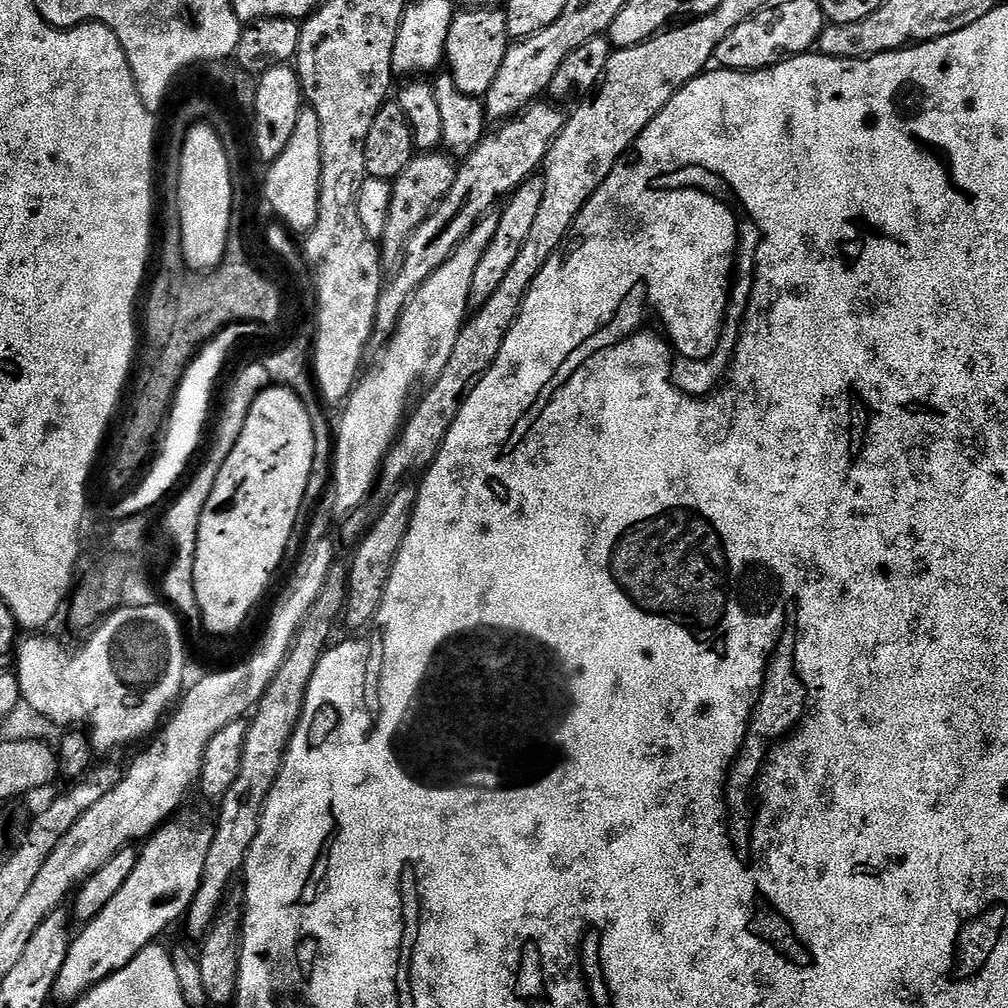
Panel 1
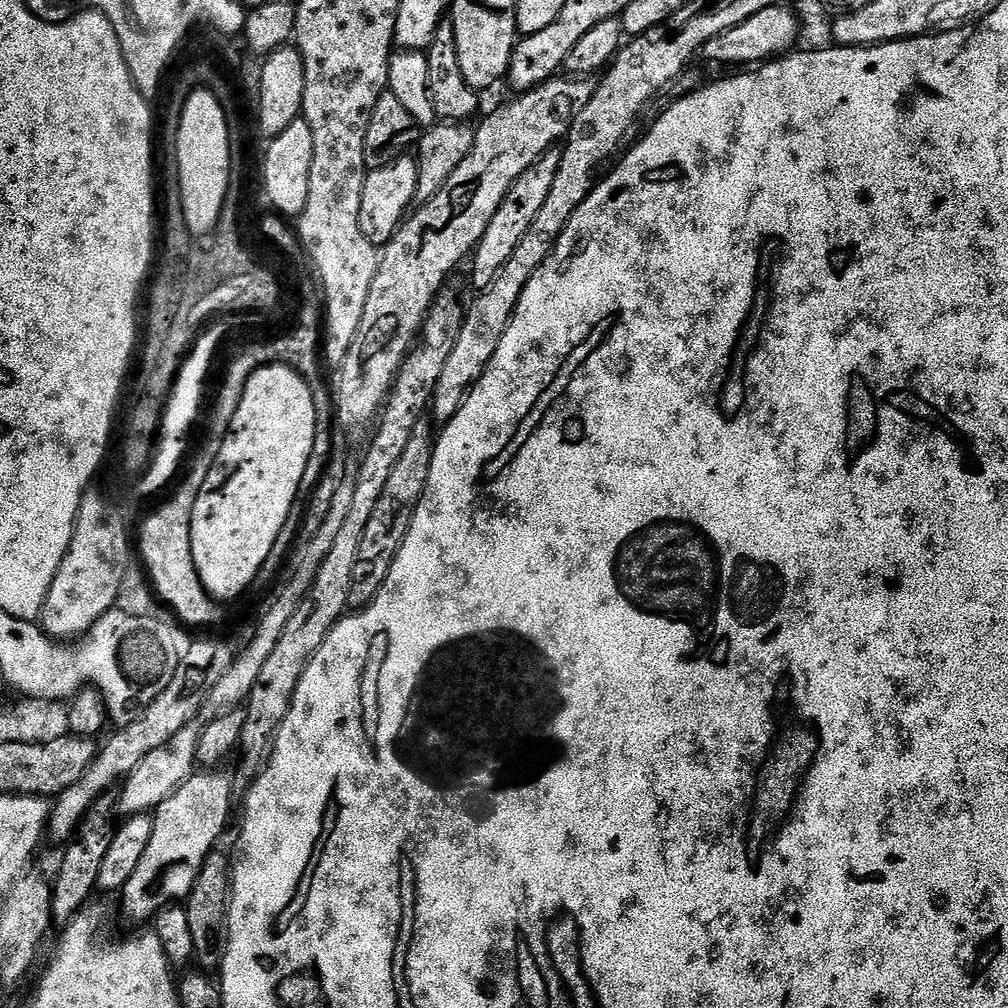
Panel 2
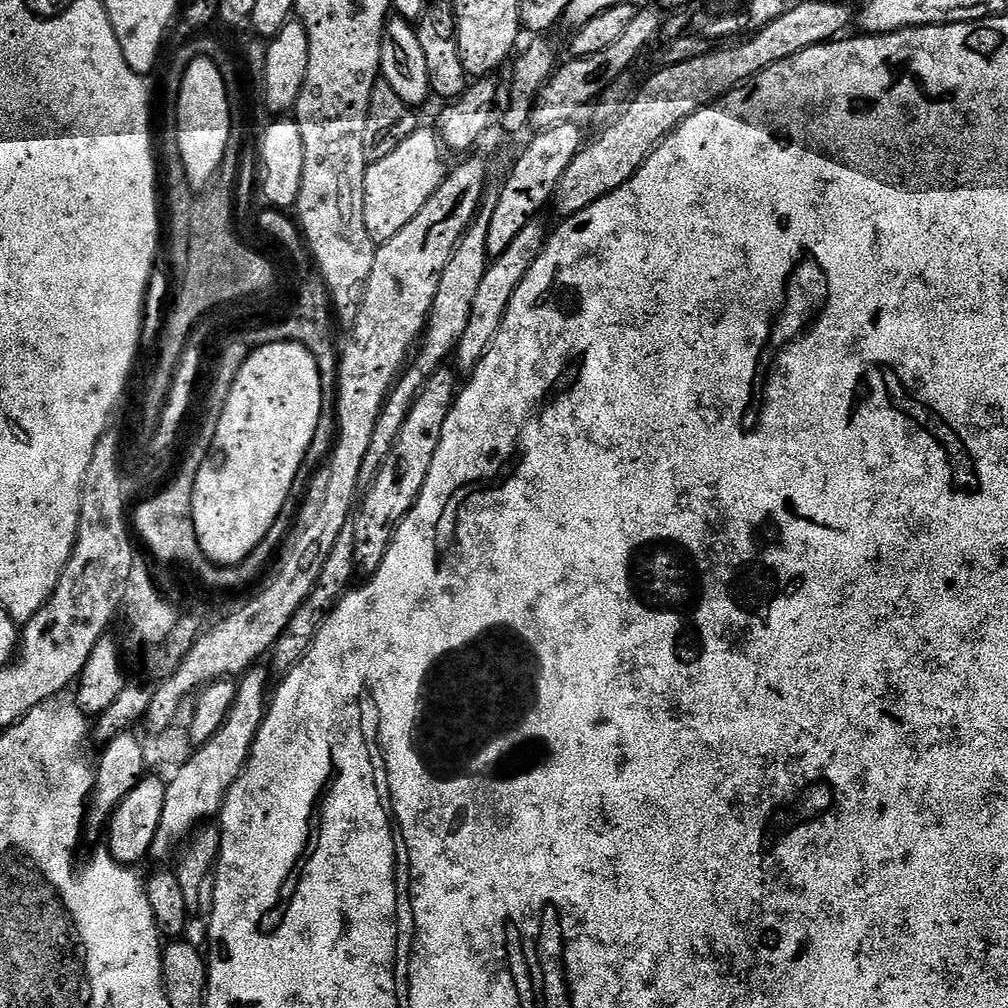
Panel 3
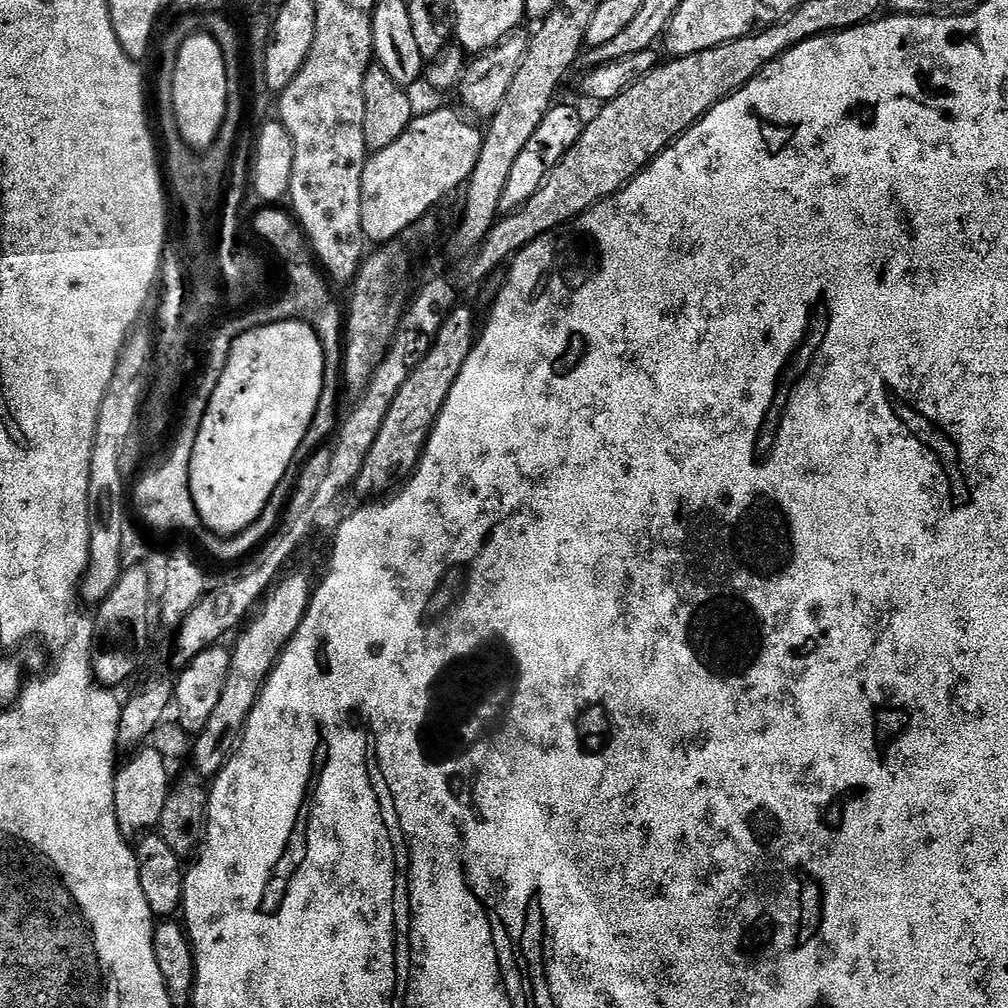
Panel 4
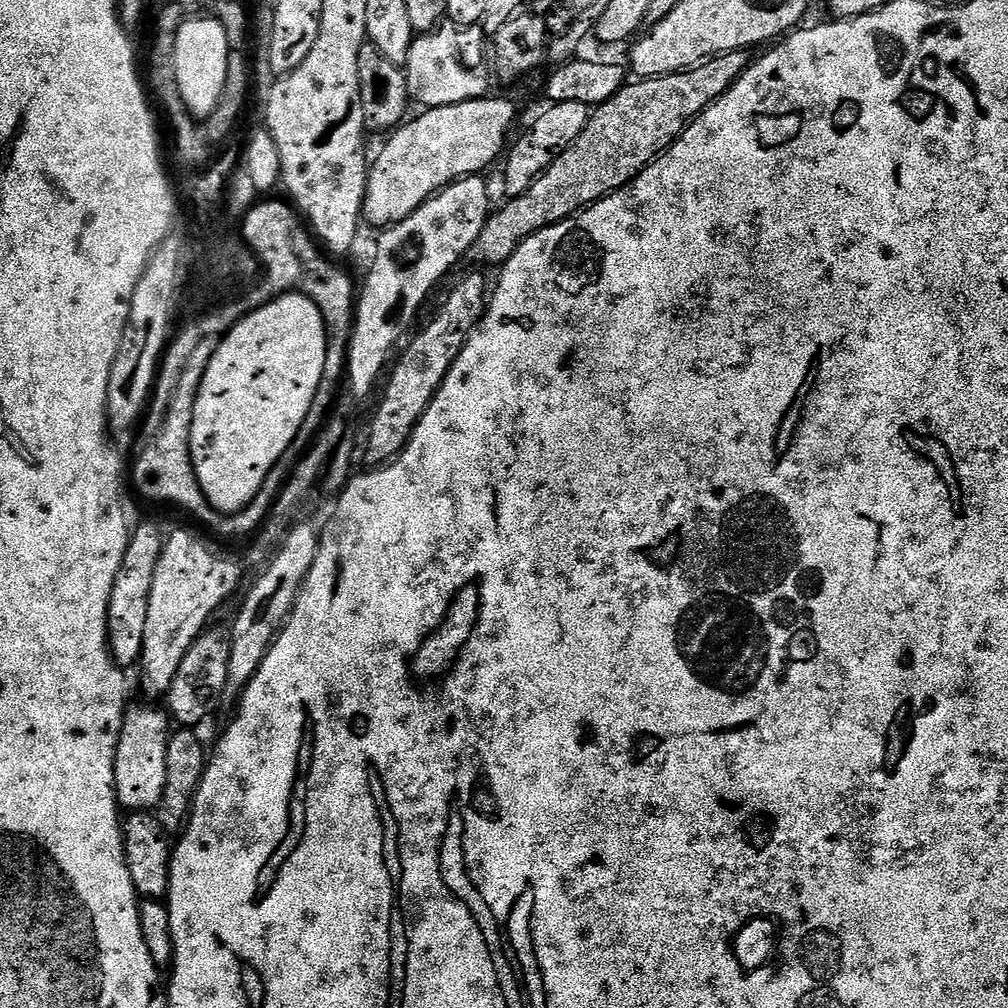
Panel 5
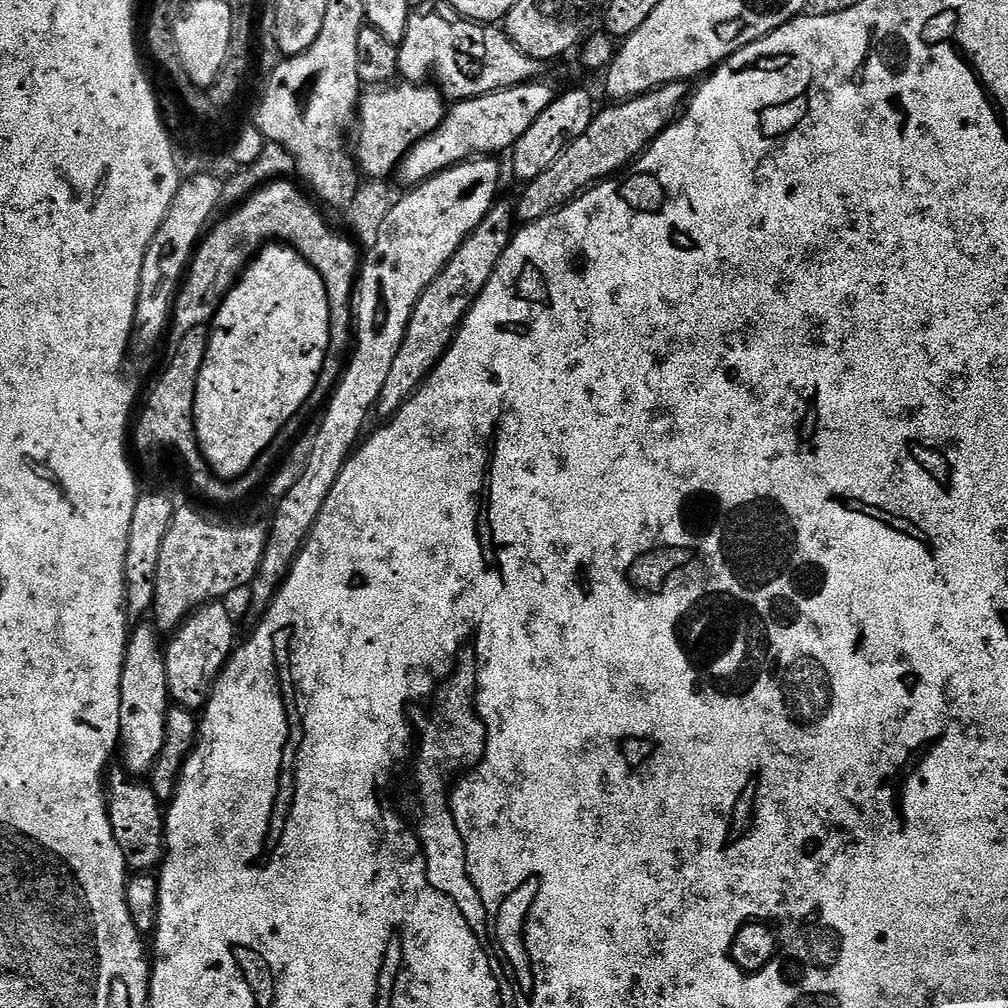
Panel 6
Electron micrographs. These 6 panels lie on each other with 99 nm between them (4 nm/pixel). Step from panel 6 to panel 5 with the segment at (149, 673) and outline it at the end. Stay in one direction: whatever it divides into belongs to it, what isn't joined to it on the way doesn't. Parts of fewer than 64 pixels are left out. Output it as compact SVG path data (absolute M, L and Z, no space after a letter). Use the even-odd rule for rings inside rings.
M129 703L124 709L124 721L120 731L120 741L114 758L114 782L116 802L121 809L155 810L160 807L160 799L166 790L166 746L170 735L170 716L163 707L155 708L155 703Z

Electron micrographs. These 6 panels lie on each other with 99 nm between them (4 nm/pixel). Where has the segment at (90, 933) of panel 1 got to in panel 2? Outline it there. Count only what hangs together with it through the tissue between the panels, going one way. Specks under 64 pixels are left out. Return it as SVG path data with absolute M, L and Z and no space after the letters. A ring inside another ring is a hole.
M197 771L154 809L150 843L122 890L124 912L130 919L151 921L161 908L187 901L206 858L219 845L216 843L232 816L234 780L220 771Z

